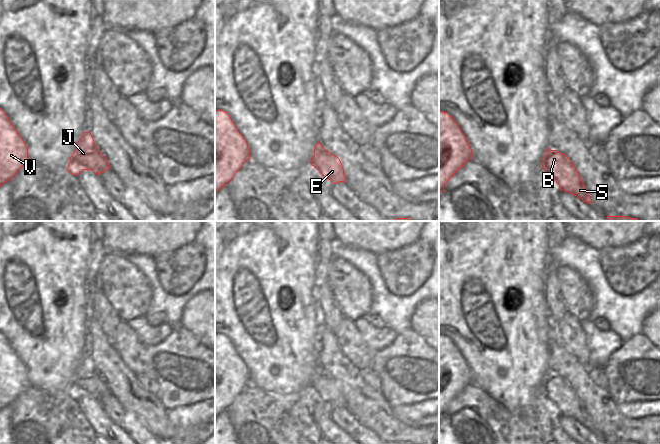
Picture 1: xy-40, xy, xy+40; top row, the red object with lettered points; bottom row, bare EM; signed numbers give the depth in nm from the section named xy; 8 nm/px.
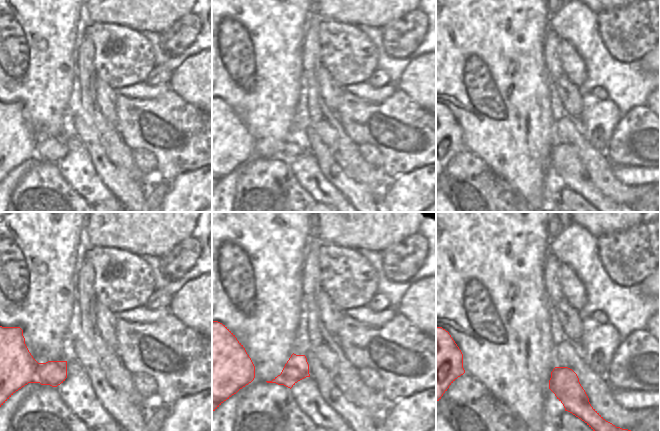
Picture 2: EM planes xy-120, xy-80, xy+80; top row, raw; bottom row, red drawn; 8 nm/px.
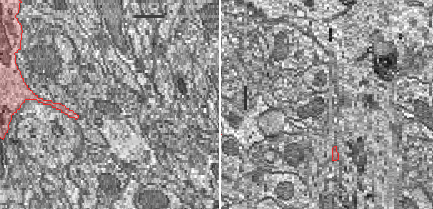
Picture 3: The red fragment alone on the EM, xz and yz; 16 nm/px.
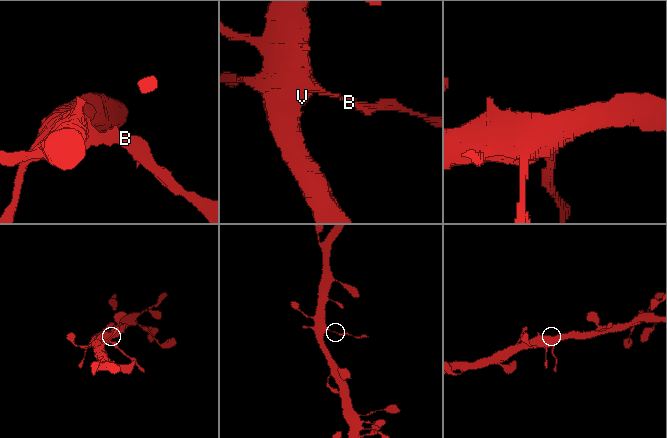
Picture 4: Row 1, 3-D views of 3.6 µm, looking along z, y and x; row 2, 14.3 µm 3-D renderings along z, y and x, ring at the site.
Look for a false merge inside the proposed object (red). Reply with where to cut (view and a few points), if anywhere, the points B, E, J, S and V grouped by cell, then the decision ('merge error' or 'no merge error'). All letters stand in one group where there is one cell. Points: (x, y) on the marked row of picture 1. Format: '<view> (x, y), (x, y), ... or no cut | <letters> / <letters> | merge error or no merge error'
xy (324, 148), (318, 170) | B E S / J V | merge error

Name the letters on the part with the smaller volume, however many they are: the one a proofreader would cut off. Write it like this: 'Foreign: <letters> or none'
Foreign: B, E, S

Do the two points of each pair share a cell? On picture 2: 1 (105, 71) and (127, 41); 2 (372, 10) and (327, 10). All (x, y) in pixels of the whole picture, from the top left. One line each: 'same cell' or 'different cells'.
1: same cell
2: same cell

